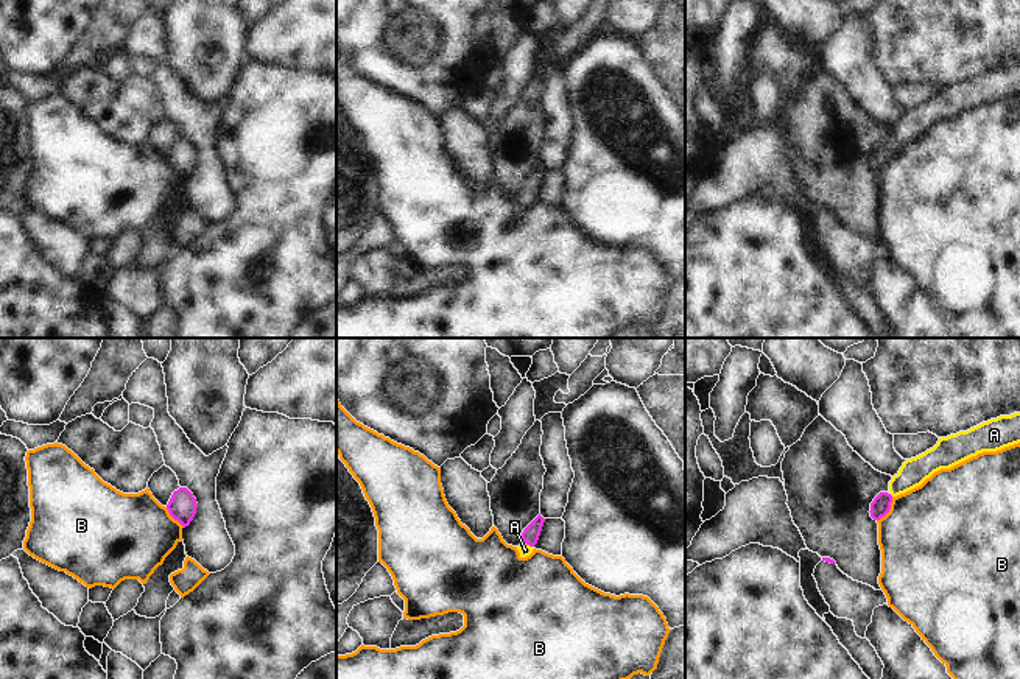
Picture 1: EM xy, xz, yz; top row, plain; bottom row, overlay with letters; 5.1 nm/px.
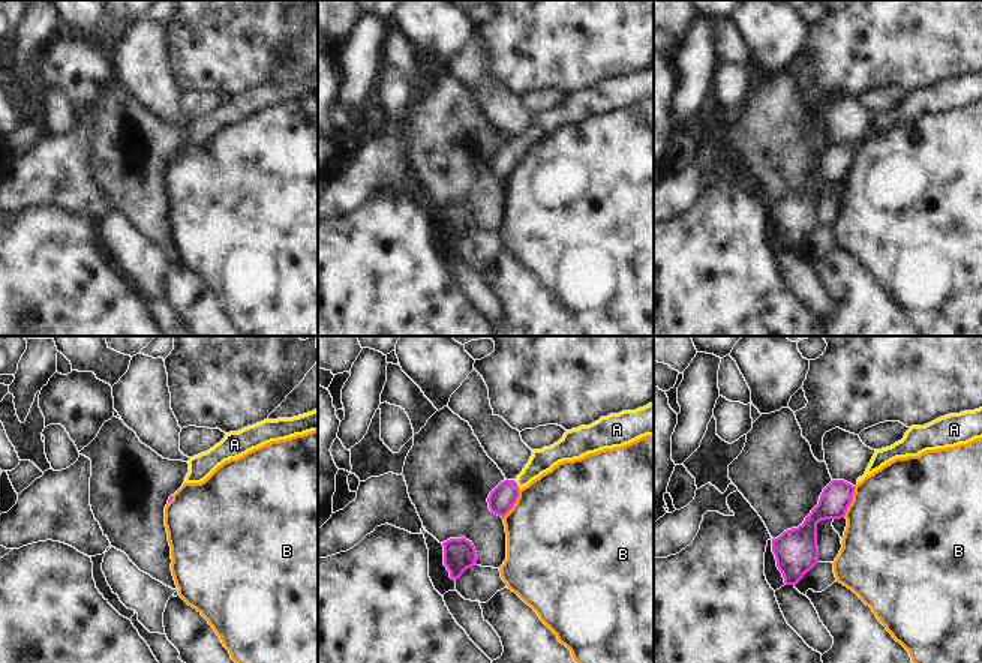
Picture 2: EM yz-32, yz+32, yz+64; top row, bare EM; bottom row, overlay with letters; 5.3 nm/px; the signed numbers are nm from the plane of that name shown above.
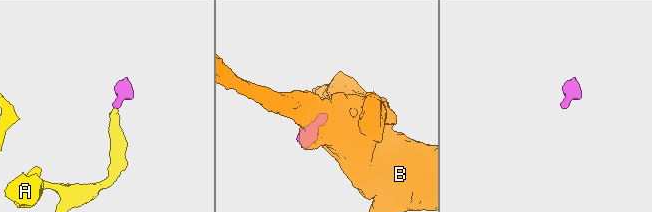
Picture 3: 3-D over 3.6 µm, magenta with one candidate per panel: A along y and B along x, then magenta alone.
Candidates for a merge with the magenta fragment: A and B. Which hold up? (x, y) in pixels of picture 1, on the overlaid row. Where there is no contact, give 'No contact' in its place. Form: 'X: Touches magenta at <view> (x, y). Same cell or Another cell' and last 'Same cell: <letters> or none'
A: Touches magenta at xz (528, 544). Same cell
B: Touches magenta at yz (889, 508). Another cell
Same cell: A.

